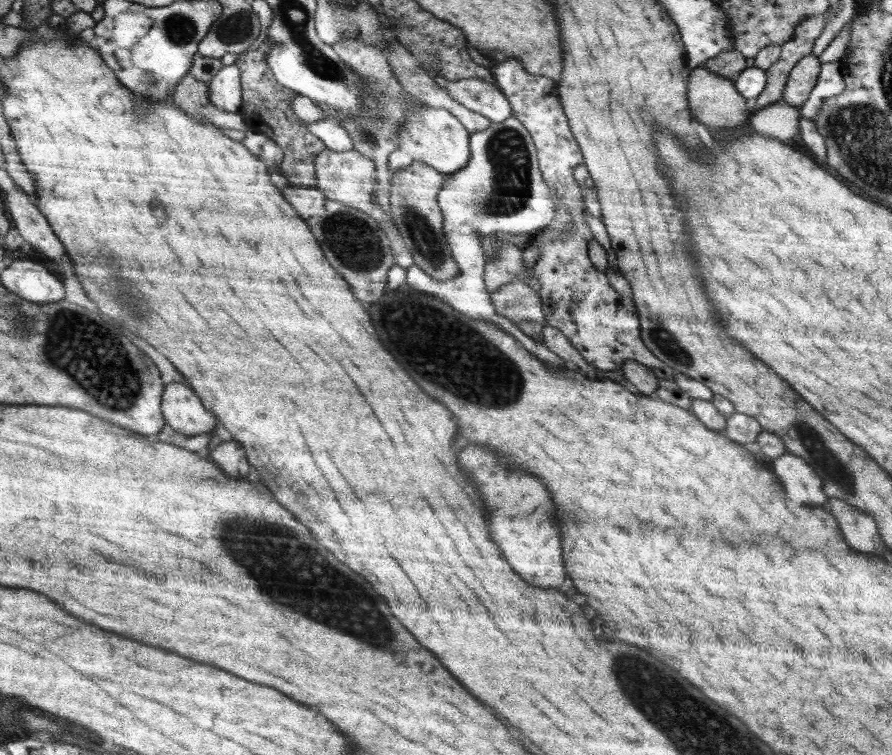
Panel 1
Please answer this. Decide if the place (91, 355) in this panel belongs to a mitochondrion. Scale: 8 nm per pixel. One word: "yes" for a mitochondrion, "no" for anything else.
yes

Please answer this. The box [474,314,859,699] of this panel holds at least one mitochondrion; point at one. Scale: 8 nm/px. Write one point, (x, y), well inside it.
(825, 459)

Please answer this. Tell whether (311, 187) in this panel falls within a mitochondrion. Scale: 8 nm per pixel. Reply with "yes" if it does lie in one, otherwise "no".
no

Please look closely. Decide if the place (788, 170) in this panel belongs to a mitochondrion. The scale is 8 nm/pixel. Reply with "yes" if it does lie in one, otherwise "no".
no

